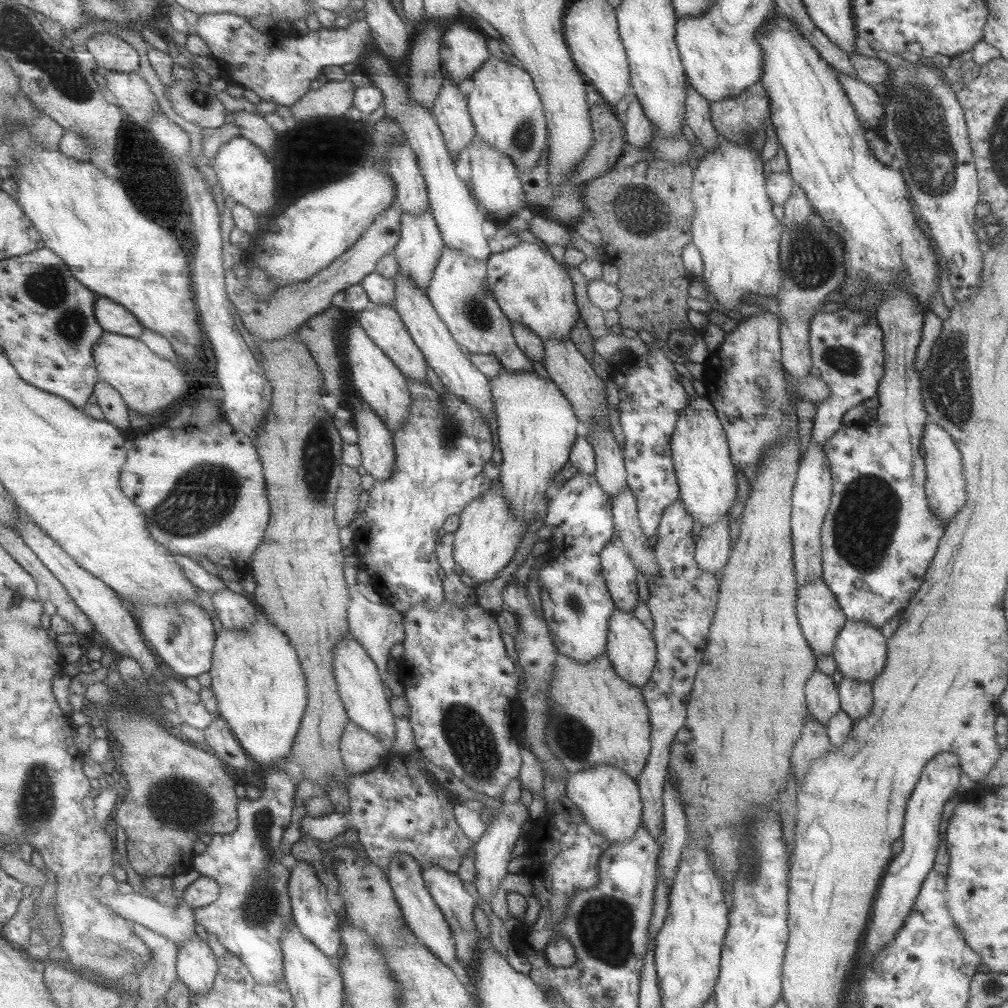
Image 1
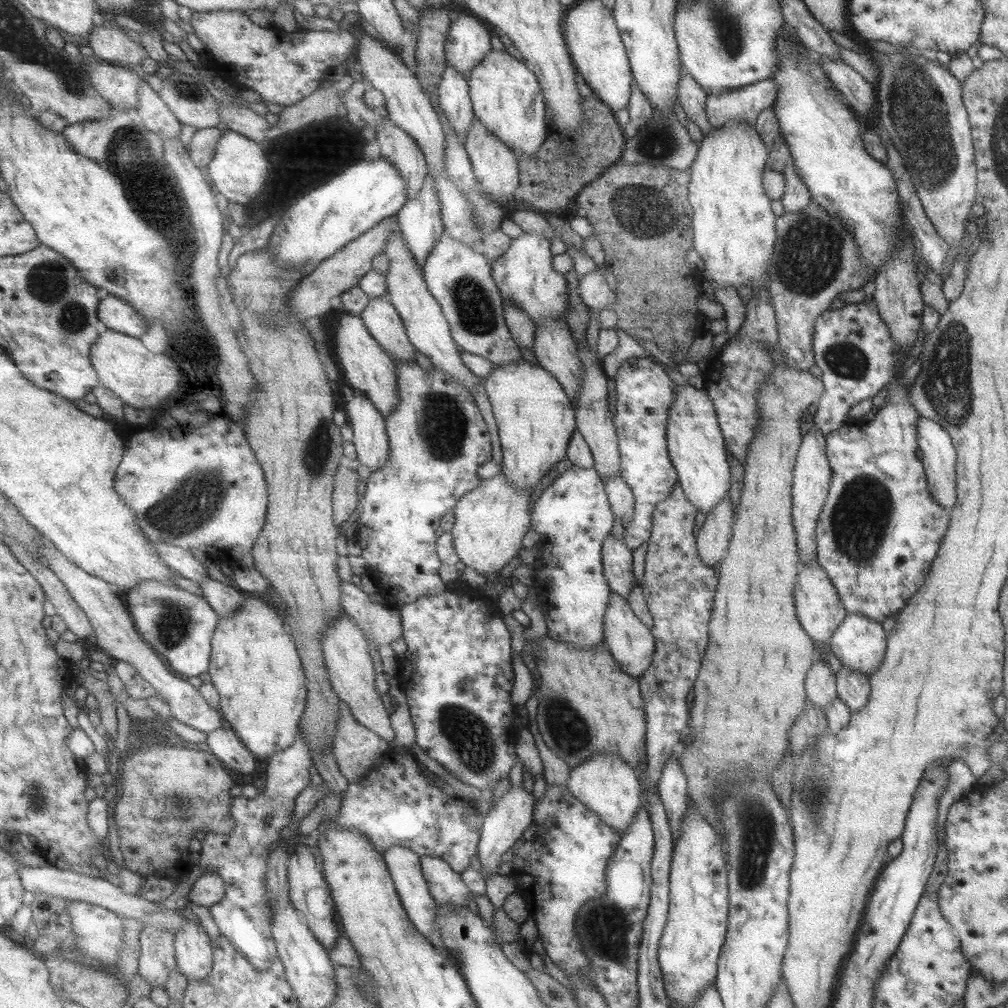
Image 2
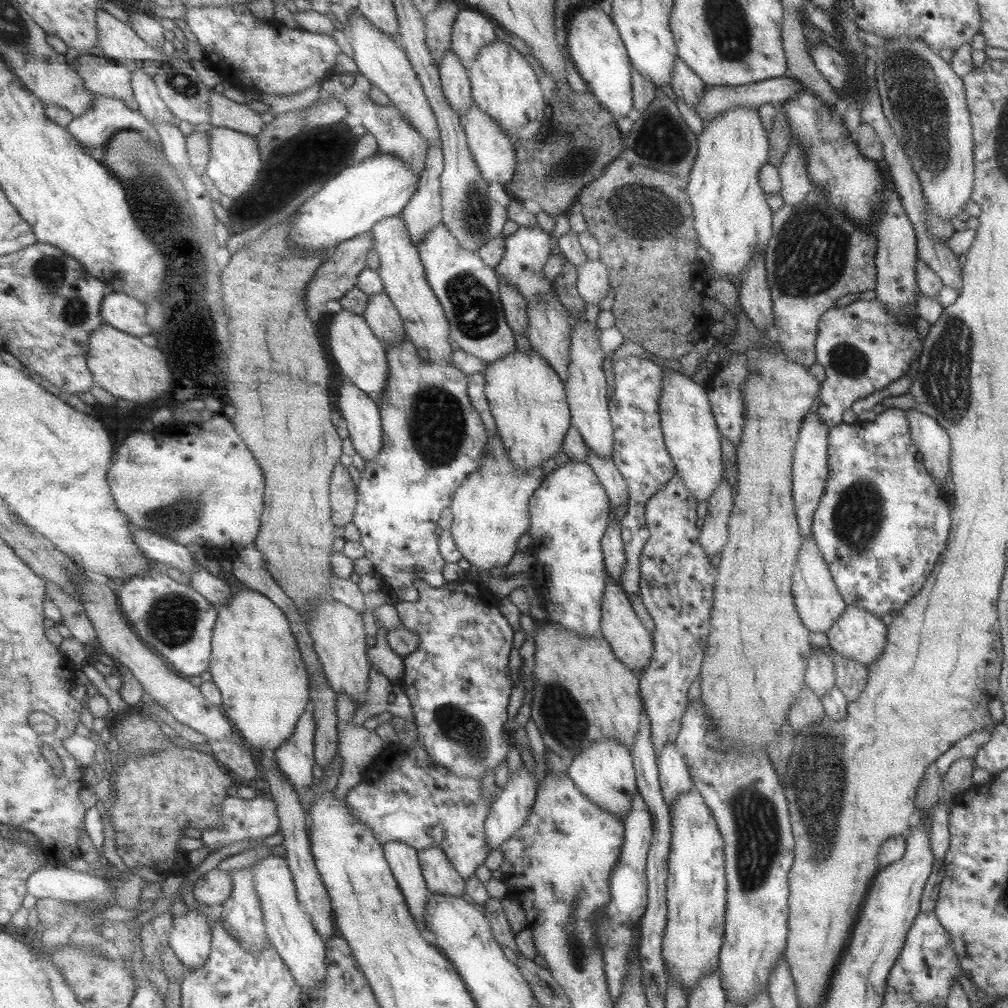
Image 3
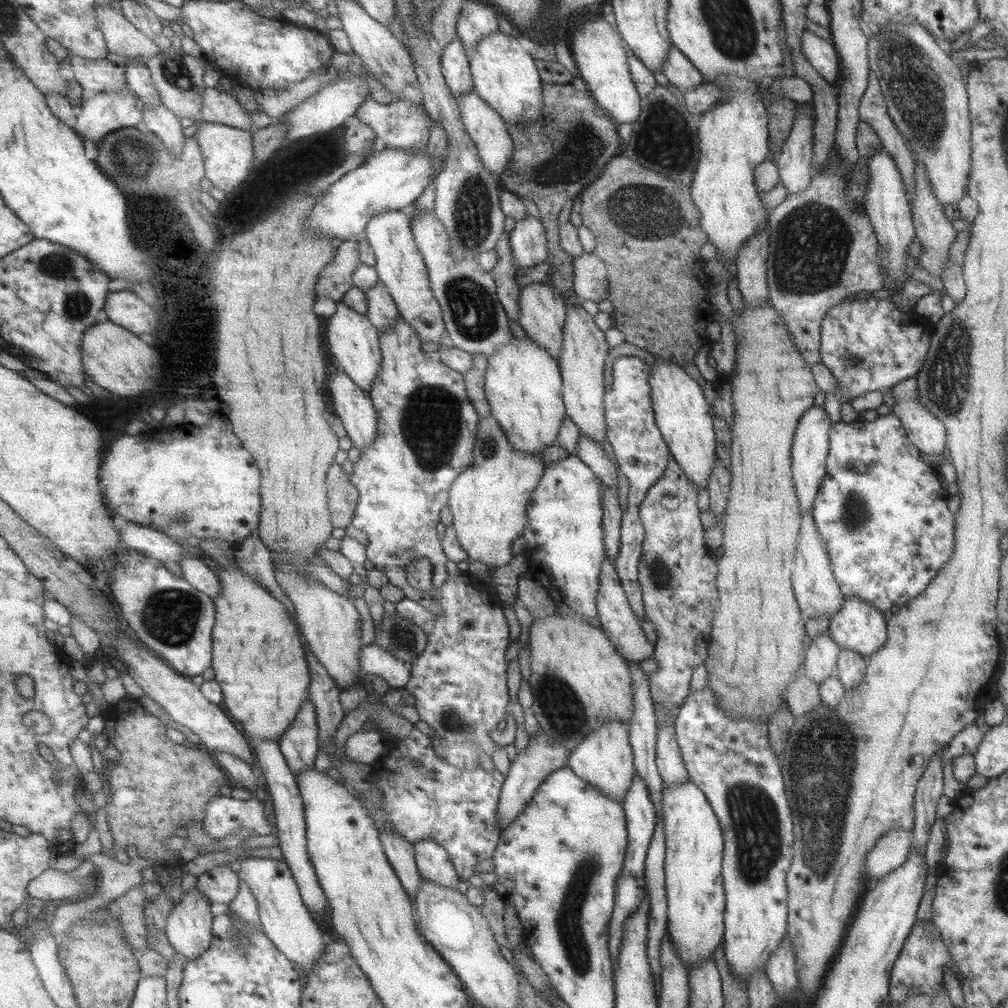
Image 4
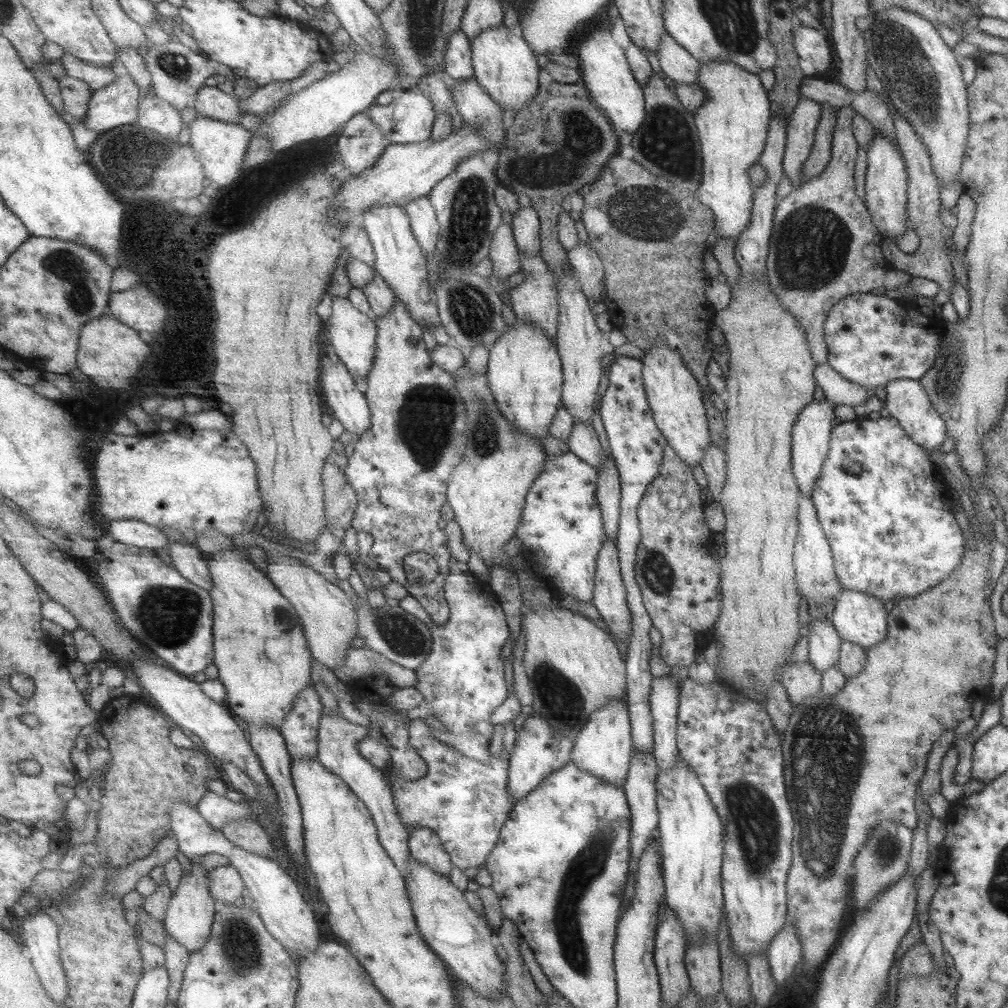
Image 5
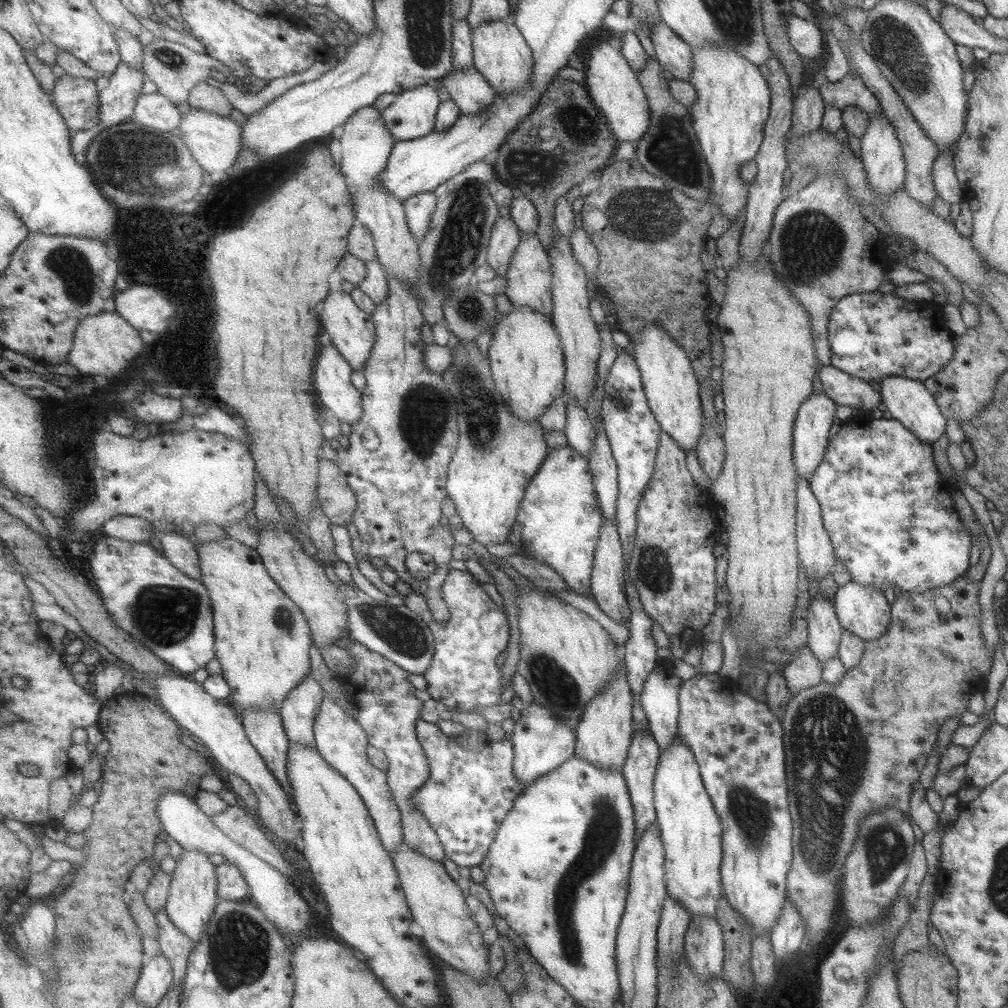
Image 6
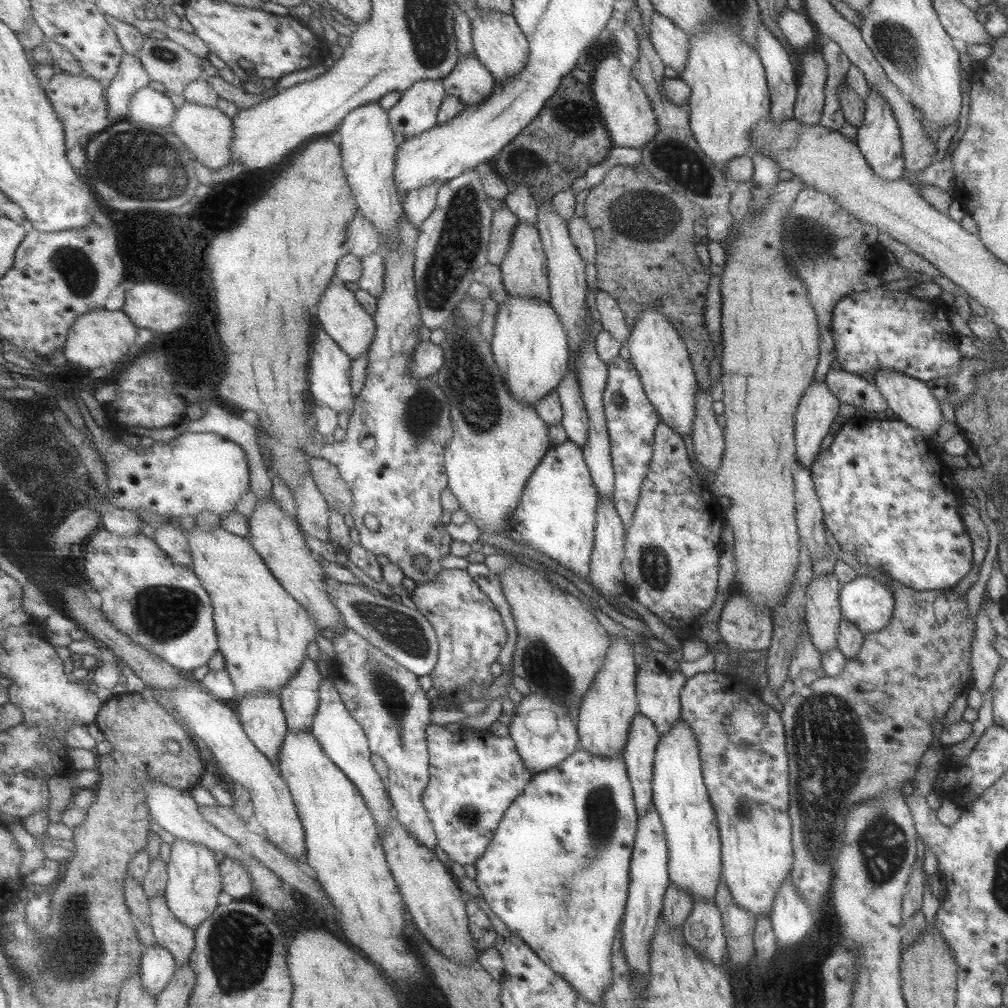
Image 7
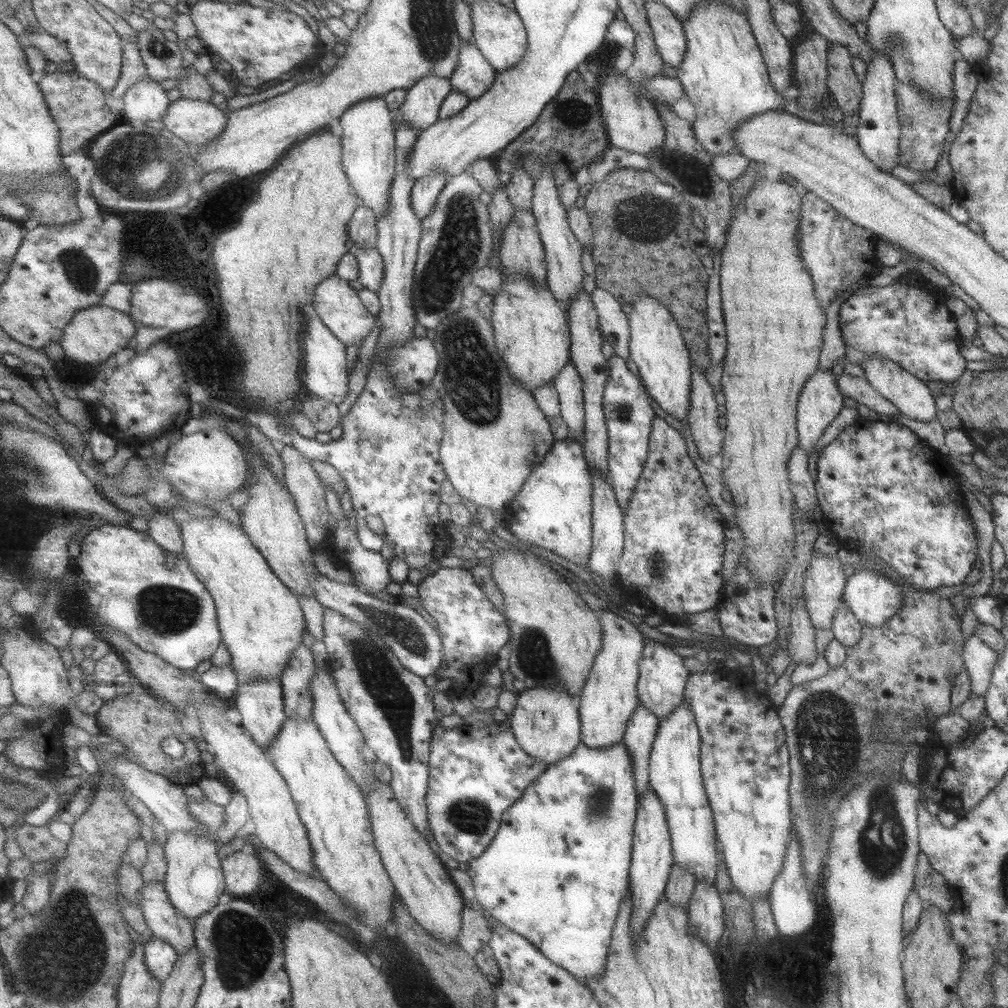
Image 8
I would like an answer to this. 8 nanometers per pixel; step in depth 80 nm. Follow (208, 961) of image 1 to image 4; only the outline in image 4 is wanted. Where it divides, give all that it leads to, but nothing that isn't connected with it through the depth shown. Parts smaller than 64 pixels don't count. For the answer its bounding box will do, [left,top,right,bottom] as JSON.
[166,887,215,960]

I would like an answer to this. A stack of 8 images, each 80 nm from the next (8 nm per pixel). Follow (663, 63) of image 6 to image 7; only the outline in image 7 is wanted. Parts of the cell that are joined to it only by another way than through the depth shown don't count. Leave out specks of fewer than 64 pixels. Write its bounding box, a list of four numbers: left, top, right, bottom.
[649,10,689,76]

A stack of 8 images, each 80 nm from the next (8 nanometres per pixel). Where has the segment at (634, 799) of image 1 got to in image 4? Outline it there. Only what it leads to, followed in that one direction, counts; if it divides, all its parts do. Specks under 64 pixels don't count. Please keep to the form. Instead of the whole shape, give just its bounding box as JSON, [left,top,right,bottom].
[565,718,634,802]

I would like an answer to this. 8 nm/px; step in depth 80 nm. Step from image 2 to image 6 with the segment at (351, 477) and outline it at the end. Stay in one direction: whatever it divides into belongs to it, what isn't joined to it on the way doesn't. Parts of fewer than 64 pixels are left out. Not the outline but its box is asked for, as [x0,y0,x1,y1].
[318,459,358,526]

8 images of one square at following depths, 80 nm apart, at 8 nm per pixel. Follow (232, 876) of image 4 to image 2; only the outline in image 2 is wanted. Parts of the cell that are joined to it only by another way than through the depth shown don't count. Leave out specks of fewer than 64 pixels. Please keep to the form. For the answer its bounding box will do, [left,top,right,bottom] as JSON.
[189,873,227,908]

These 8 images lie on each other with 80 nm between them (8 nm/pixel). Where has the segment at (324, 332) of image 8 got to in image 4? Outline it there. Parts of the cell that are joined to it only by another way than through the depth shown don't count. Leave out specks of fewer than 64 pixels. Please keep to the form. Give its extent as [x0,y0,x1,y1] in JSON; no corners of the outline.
[329,367,379,451]

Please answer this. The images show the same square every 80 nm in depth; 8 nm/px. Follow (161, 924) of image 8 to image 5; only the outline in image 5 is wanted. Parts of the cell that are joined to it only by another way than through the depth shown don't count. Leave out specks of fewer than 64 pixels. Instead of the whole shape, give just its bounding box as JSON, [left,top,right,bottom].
[165,933,191,1005]

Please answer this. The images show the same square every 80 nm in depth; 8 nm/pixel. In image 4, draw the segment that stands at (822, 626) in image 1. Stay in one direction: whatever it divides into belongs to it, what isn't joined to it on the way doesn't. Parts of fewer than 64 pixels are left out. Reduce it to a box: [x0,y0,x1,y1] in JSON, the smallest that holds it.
[791,512,844,620]

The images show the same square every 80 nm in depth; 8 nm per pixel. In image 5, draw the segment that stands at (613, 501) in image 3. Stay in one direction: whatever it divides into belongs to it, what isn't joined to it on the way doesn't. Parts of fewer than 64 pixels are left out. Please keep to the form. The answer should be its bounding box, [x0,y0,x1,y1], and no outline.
[566,421,603,469]

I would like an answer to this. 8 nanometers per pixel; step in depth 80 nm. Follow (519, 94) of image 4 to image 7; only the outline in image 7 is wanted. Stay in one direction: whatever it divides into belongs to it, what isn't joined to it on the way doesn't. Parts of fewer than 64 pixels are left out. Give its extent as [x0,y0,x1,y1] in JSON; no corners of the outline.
[473,10,529,82]

